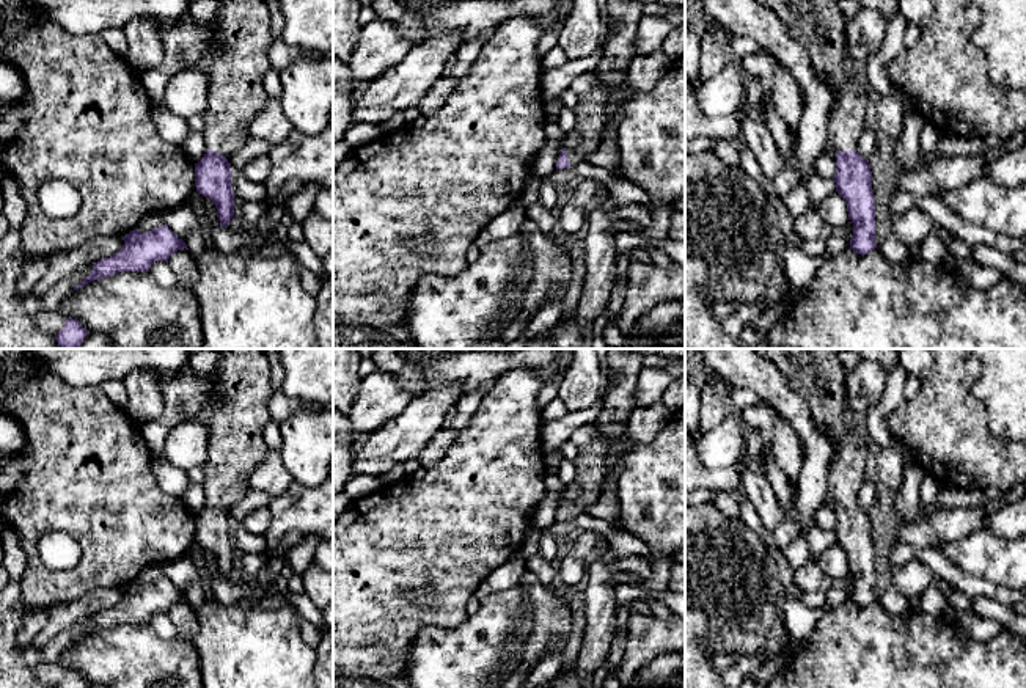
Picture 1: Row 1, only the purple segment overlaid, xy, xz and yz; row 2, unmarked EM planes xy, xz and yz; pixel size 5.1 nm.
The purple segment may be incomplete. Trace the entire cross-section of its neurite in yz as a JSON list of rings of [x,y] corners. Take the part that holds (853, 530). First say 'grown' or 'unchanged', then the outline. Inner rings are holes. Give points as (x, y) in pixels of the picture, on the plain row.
grown; [[[841,349],[753,350],[778,368],[789,386],[806,402],[814,423],[836,445],[837,456],[826,473],[826,492],[837,503],[833,531],[853,575],[850,602],[864,608],[877,600],[870,515],[855,503],[866,482],[867,448],[855,434],[845,413],[847,371],[839,360]]]

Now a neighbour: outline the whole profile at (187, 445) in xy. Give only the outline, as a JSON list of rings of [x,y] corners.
[[[198,419],[176,424],[163,445],[162,456],[179,470],[203,467],[209,454],[209,429]]]

